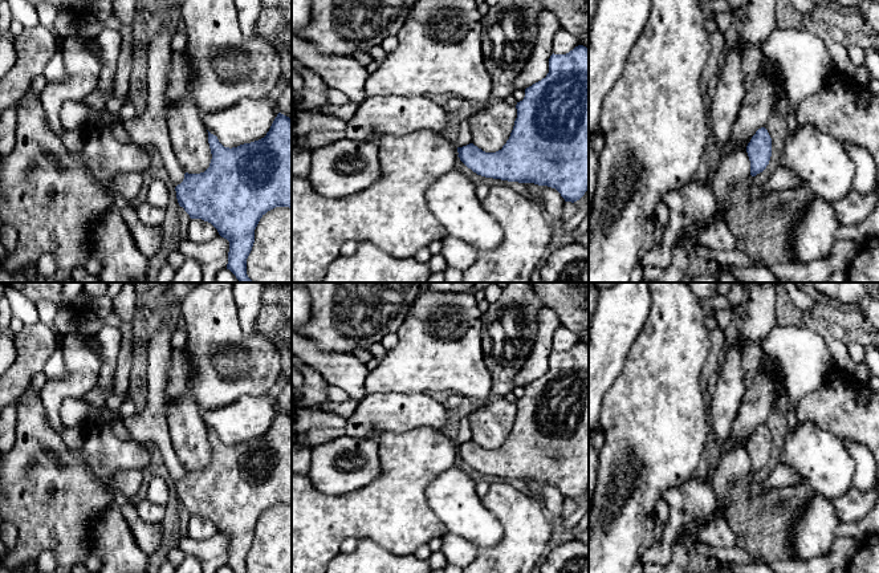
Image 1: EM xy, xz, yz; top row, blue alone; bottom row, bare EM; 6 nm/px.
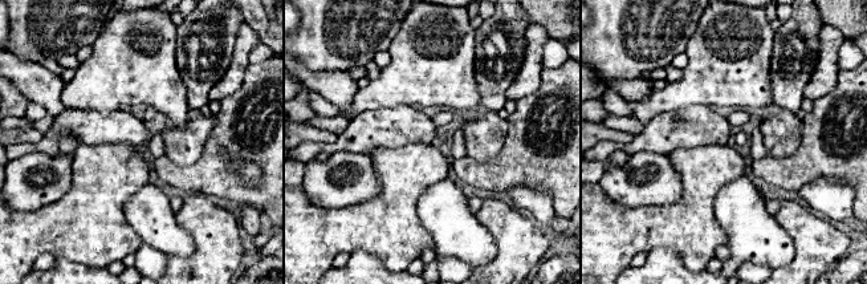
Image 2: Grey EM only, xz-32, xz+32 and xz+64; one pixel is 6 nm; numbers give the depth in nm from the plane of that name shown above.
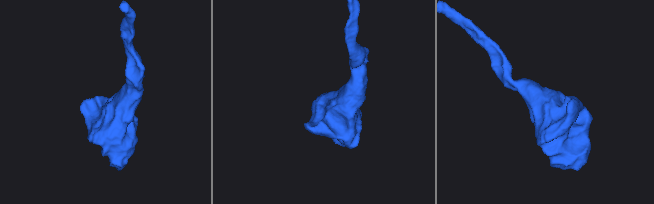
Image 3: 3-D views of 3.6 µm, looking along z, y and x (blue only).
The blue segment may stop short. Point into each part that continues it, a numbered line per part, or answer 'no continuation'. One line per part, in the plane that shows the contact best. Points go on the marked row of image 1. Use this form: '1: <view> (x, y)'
no continuation

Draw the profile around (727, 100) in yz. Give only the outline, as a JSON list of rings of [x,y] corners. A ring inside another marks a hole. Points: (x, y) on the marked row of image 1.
[[[732,48],[727,53],[725,65],[713,82],[713,89],[708,114],[712,121],[712,133],[717,142],[724,146],[731,141],[746,94],[742,58],[737,48]]]

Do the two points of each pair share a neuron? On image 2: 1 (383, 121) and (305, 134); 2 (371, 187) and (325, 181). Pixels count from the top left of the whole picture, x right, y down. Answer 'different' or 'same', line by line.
1: different
2: same

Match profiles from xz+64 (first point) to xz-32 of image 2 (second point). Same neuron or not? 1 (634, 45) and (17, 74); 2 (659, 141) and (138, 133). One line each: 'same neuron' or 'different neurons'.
1: different neurons
2: same neuron

